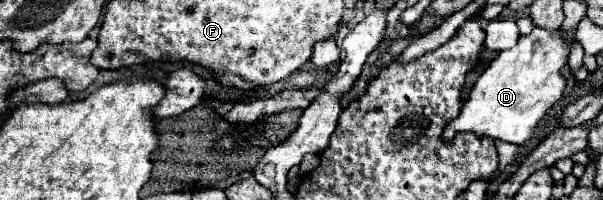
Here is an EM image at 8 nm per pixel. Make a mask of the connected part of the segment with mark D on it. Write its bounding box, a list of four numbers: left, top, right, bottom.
[443,27,577,145]

